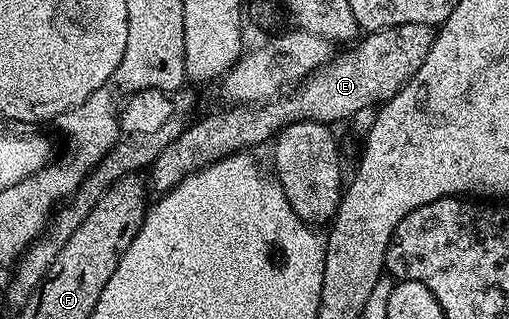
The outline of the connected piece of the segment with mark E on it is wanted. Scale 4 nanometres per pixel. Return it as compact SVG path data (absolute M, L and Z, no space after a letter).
M399 24L374 30L364 37L349 48L354 50L334 57L271 102L257 107L237 104L232 108L225 108L229 110L222 114L209 114L206 118L199 119L194 126L193 123L186 125L185 131L171 140L171 144L167 144L167 148L163 148L163 152L159 152L154 160L151 167L152 189L154 186L158 195L167 194L187 175L212 162L253 148L249 146L257 146L265 141L268 143L283 128L296 122L334 124L333 122L341 122L344 118L352 119L361 110L380 107L394 98L411 80L411 76L415 76L415 72L419 72L423 60L427 60L427 52L431 52L435 30L427 24Z

